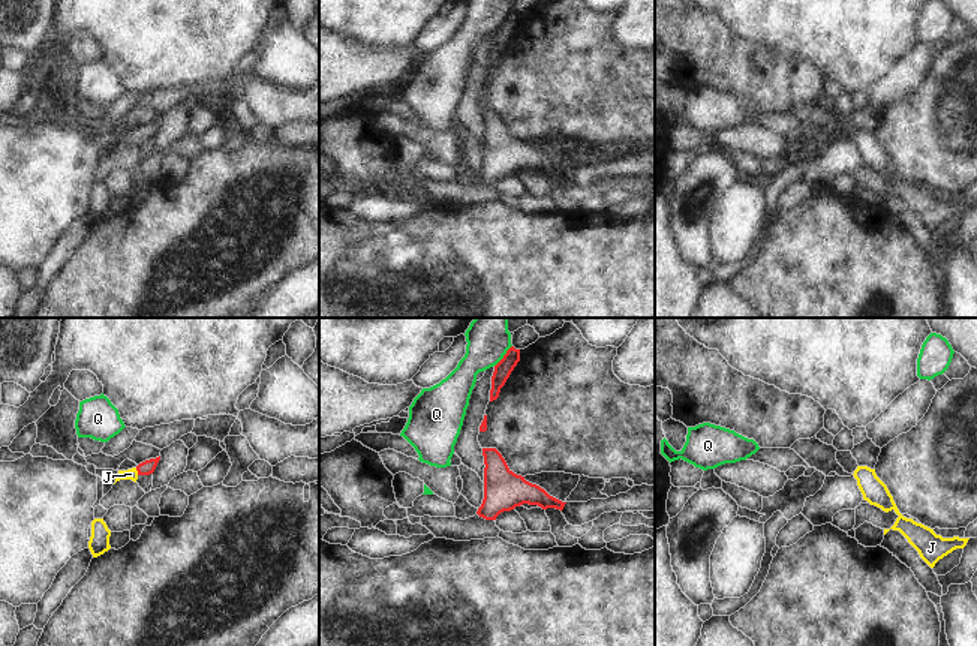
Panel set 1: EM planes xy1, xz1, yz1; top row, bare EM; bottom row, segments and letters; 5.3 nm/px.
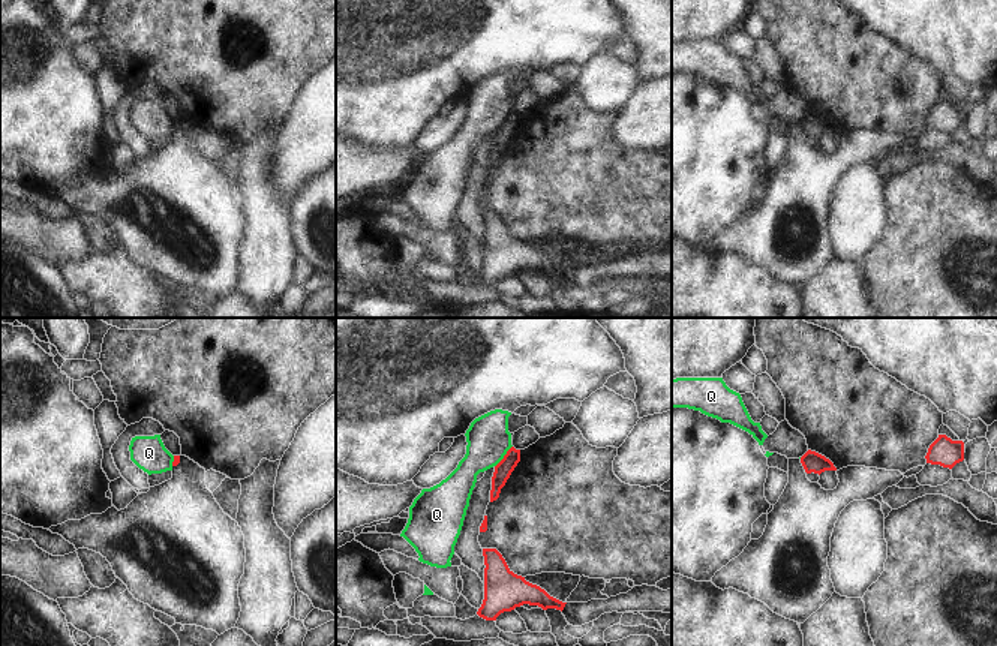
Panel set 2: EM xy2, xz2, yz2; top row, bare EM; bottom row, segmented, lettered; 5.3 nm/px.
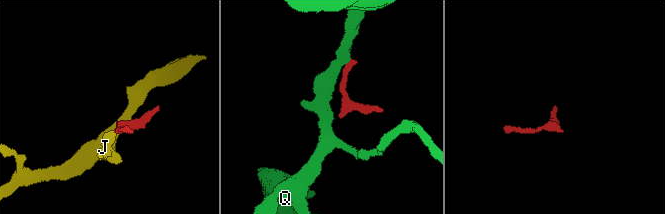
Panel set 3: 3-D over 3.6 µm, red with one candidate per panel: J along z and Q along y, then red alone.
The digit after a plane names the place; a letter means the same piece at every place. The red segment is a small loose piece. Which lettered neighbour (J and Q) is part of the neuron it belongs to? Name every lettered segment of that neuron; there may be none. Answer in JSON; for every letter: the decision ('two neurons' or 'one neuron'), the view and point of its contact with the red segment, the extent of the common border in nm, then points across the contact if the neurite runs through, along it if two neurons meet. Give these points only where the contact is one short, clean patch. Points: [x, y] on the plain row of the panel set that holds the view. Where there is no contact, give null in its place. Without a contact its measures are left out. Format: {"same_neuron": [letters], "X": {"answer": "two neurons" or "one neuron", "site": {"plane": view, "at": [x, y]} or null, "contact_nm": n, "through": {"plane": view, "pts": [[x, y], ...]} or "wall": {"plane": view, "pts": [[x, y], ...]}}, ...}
{"same_neuron": ["J"], "J": {"answer": "one neuron", "site": {"plane": "xy1", "at": [137, 134]}, "contact_nm": 40, "through": {"plane": "xy1", "pts": [[146, 132], [137, 134], [131, 138]]}}, "Q": {"answer": "two neurons", "site": {"plane": "xz1", "at": [504, 20]}, "contact_nm": 150, "wall": {"plane": "xz1", "pts": [[511, 9], [495, 30]]}}}

